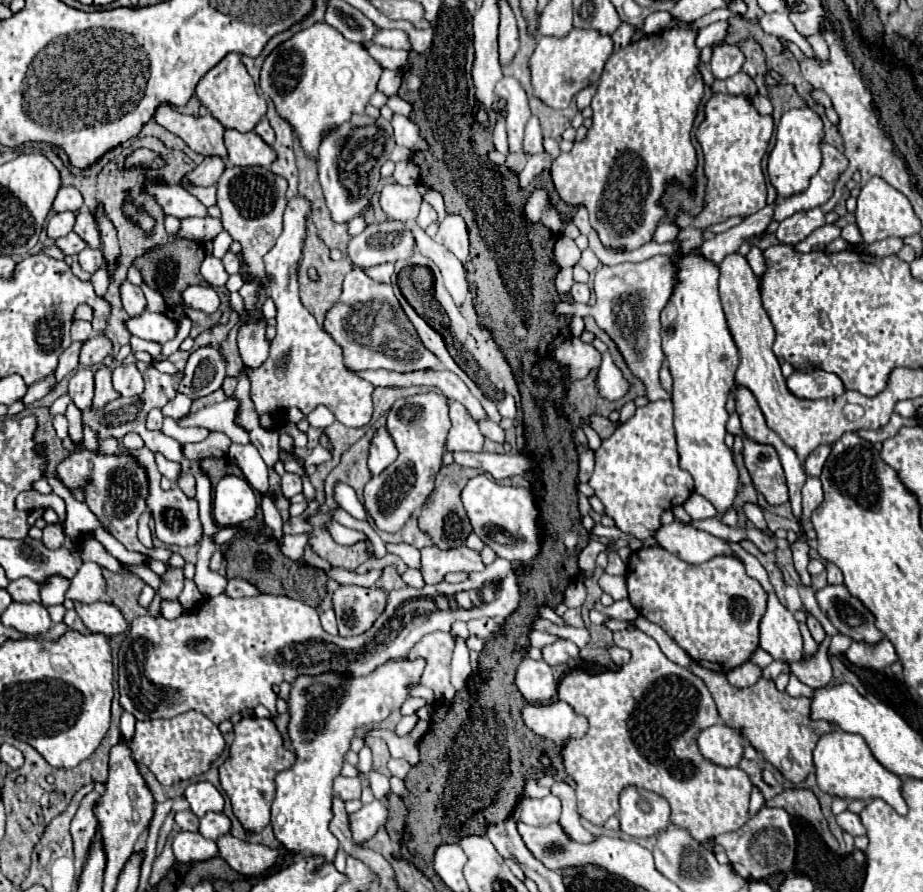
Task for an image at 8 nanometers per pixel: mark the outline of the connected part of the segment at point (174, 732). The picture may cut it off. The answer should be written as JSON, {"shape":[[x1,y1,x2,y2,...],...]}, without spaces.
{"shape":[[192,710,176,718,136,722,136,734,130,746,132,756,138,764,148,766,164,786,172,786,180,780,188,780,206,772,210,768,210,762,222,754,224,738,214,722,210,722,204,714]]}

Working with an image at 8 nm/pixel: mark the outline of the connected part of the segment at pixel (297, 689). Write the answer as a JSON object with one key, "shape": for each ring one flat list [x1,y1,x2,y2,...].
{"shape":[[390,660,364,678,338,678,336,674,298,676,292,684,288,702,290,740,296,762,276,776,276,796,272,802,272,828,278,842,296,854,320,856,332,862,338,840,328,828,332,818,332,780,340,774,350,740,362,726,372,726,386,718,386,712,398,710,408,698,408,684,418,684,424,660]]}

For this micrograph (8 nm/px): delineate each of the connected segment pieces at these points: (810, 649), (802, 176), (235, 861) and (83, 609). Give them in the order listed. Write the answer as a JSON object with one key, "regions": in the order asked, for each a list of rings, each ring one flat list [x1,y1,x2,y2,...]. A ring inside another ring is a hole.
{"regions":[[[800,624,800,632,802,632,802,638,804,638,804,656,802,656,802,660,806,660,808,656,814,656,818,652,820,644,814,642,814,638,812,638,812,634,810,634,806,624]],[[808,108,788,110,776,128,776,146,768,156,768,178,776,188,778,198,790,198,806,190,810,178,820,168,820,142,822,142,822,120,816,112]],[[230,834,218,838,216,844,218,844,220,856,236,872,240,872,244,876,258,876,258,874,266,872,268,868,272,868,272,864,276,862,276,856,278,856,278,850,266,848,262,844,242,842]],[[74,602,74,610,78,612,78,616,82,618,84,626,90,632,114,636,114,634,122,634,128,628,122,612,110,602,92,602,92,604]]]}

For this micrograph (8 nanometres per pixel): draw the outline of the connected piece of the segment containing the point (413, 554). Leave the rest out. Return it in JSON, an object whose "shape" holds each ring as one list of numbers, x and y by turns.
{"shape":[[402,542,402,544,386,544,386,548,388,548,390,554,400,556,400,558,406,562,406,566,410,566,410,568,420,568,418,550,416,550,412,544,406,544,406,542]]}

